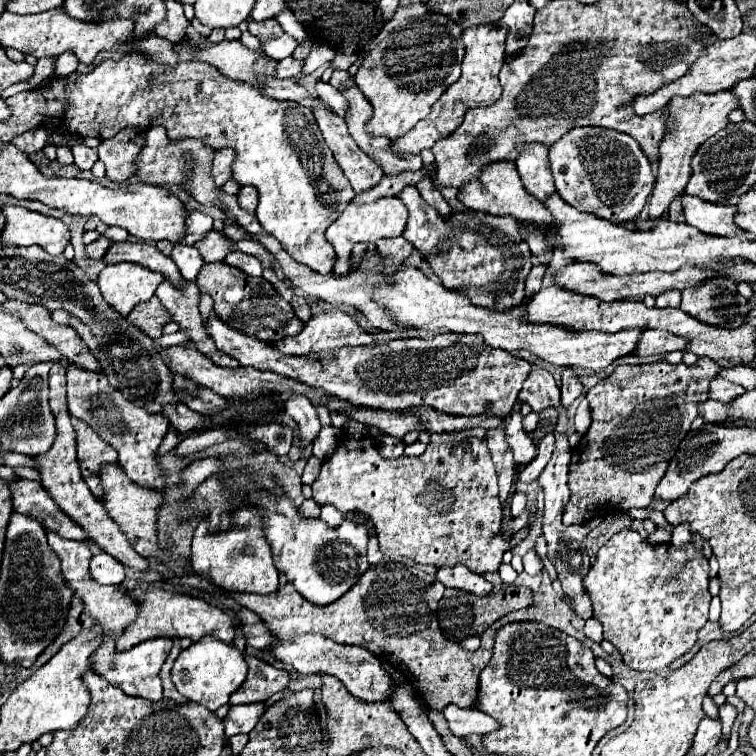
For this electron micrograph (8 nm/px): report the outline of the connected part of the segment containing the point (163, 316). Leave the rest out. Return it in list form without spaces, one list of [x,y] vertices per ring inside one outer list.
[[[154,296],[152,300],[138,304],[132,314],[128,314],[126,318],[130,324],[138,326],[146,336],[150,338],[160,338],[162,336],[162,328],[164,324],[168,324],[172,320],[172,316],[168,316],[168,310],[160,304],[160,300]]]

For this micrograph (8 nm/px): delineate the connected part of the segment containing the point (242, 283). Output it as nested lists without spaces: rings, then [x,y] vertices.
[[[226,262],[204,264],[198,274],[198,288],[206,290],[214,298],[216,312],[226,324],[232,324],[232,328],[262,342],[276,342],[280,338],[296,336],[304,326],[292,312],[290,302],[286,302],[270,282],[266,282],[264,278],[250,278],[242,270],[228,266]]]

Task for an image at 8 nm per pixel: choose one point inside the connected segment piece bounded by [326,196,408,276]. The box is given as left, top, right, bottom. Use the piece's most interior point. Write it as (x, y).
(386, 217)

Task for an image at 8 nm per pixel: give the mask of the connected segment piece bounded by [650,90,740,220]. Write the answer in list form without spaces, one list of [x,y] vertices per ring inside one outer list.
[[[730,90],[726,92],[718,92],[718,94],[704,94],[704,92],[696,92],[694,96],[688,98],[680,98],[676,96],[670,102],[670,118],[668,118],[668,134],[660,144],[660,164],[658,164],[658,182],[656,188],[652,192],[650,198],[650,216],[652,220],[662,218],[662,214],[666,212],[666,208],[670,206],[670,202],[686,188],[692,168],[692,156],[696,154],[696,150],[700,148],[700,144],[704,144],[710,136],[714,136],[718,130],[722,130],[730,120],[728,114],[732,110],[736,110],[738,98],[736,94],[732,94]]]

